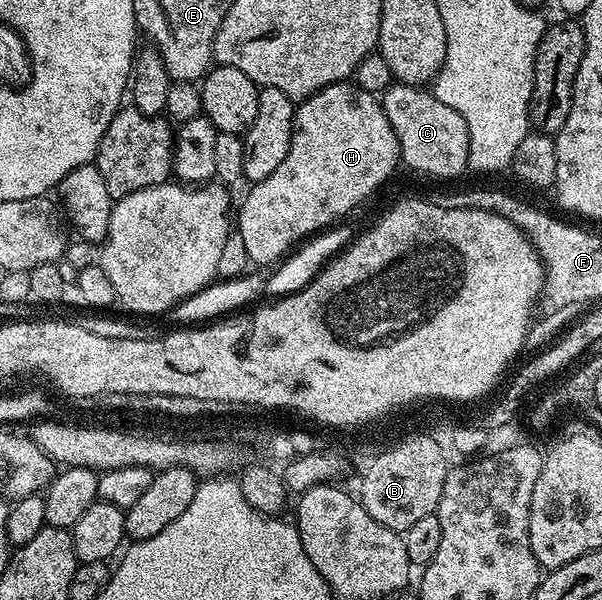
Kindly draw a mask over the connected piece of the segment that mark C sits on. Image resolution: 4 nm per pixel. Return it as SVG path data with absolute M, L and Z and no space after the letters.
M393 82L382 96L384 112L398 137L403 166L429 175L432 179L456 179L469 170L470 133L462 113L454 113L450 105L442 105L431 90Z

